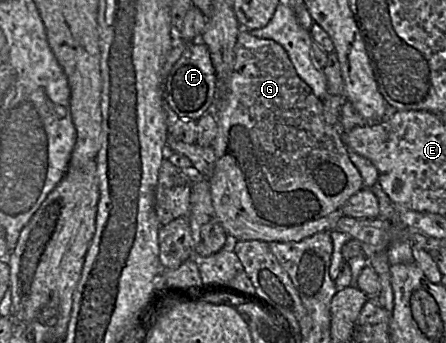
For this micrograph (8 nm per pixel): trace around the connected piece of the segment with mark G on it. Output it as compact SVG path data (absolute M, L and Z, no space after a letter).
M243 27L237 36L234 47L234 64L230 75L228 90L219 106L213 110L217 117L217 134L211 148L216 156L215 168L210 181L210 193L216 217L225 232L227 242L224 249L233 250L236 242L259 240L271 242L297 242L323 231L332 231L342 218L342 208L351 196L364 187L362 177L348 156L348 148L342 141L342 129L339 125L330 125L324 119L322 99L317 97L311 88L298 76L284 48L271 39L258 38Z

